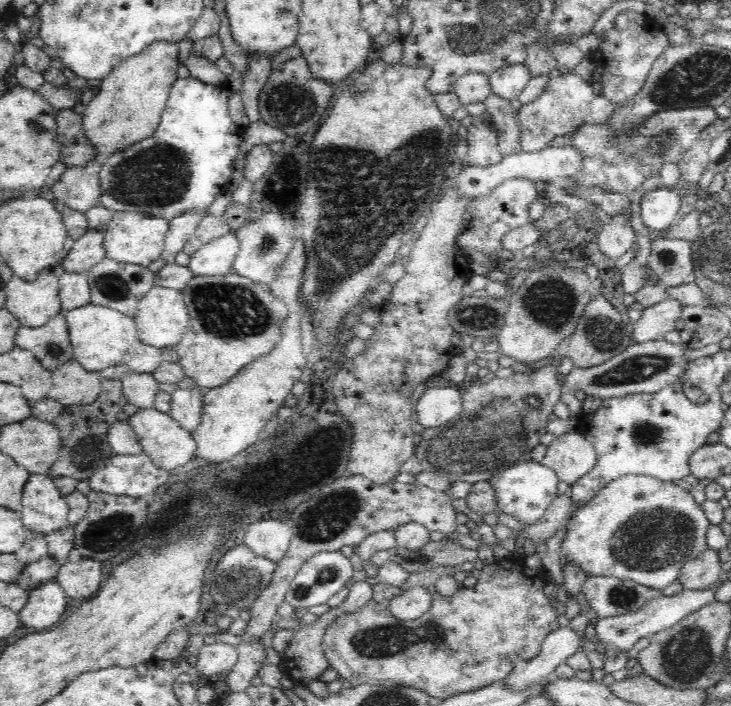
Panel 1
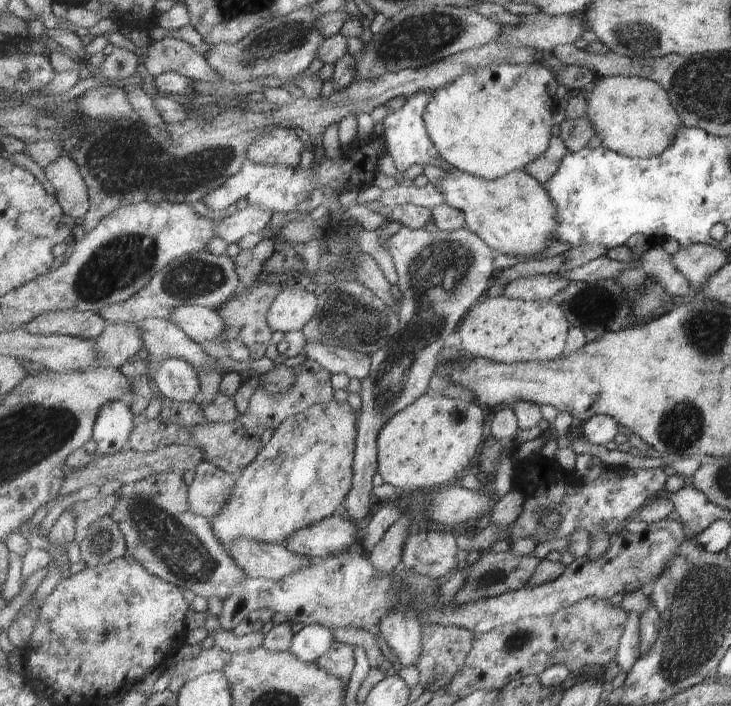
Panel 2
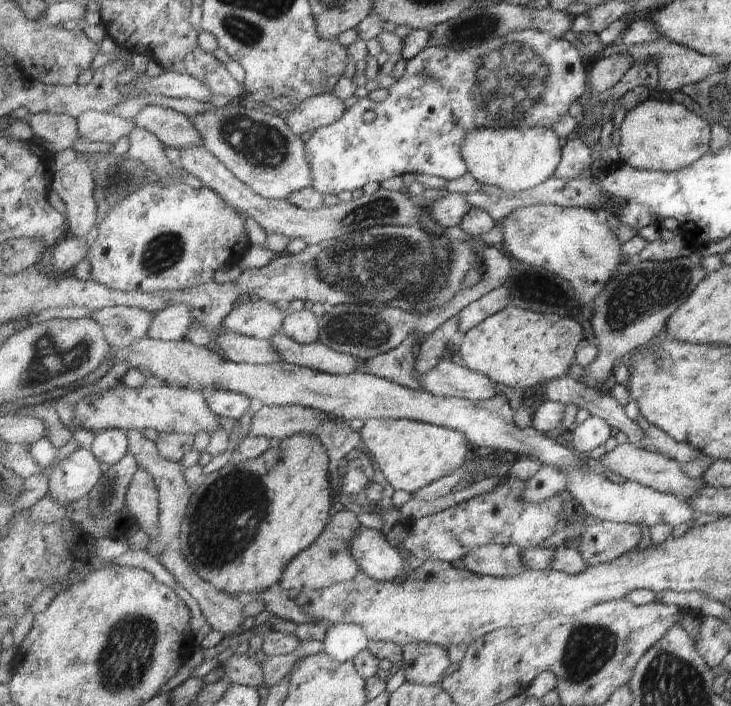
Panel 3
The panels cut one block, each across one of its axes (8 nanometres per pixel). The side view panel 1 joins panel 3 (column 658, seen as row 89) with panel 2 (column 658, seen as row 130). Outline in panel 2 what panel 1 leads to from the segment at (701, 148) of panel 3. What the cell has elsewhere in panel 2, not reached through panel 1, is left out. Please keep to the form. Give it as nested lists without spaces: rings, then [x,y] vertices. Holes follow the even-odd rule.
[[[598,76],[592,90],[587,91],[588,119],[596,130],[597,136],[609,150],[617,151],[628,157],[651,158],[659,156],[672,141],[676,130],[683,124],[676,109],[669,100],[667,91],[661,83],[641,77]]]

